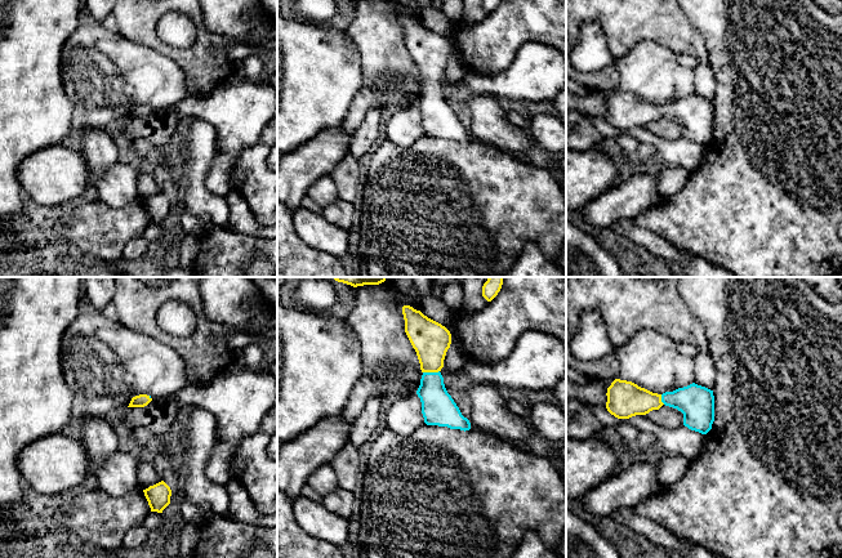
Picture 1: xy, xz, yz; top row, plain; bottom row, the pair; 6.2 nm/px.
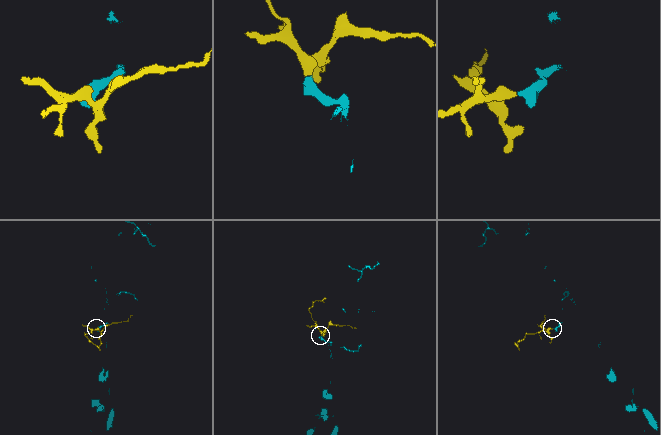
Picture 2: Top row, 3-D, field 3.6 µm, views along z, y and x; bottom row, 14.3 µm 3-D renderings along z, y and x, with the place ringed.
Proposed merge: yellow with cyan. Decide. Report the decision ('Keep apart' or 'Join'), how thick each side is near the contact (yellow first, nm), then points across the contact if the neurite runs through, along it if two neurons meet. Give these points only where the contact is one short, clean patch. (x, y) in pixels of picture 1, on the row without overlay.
Join. Thickness 240 nm (yellow) against 200 nm. Path across: xz (431, 52), (431, 83), (432, 105), (439, 120)

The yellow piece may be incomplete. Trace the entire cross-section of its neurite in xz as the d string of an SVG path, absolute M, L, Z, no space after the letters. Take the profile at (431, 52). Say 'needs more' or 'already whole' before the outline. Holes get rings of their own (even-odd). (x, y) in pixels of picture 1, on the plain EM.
needs more; M410 17L402 18L405 44L416 63L423 84L416 102L422 113L422 125L427 137L469 142L471 134L464 129L447 104L441 80L451 55L450 43Z

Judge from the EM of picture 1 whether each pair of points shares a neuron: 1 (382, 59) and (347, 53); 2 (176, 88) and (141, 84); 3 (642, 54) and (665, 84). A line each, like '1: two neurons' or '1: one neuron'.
1: two neurons
2: one neuron
3: one neuron

